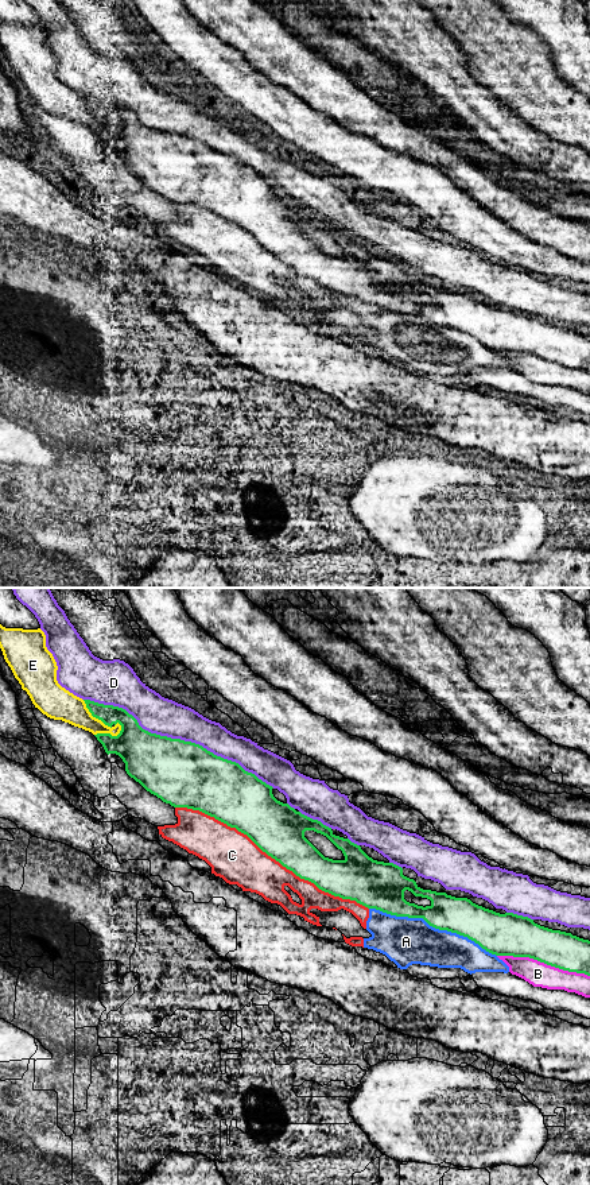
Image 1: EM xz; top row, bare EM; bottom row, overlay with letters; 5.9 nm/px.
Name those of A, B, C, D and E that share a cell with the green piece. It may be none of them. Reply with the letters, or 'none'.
none

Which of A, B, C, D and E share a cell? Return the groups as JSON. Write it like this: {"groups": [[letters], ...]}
{"groups": [["A", "C"], ["B"], ["D"], ["E"]]}

